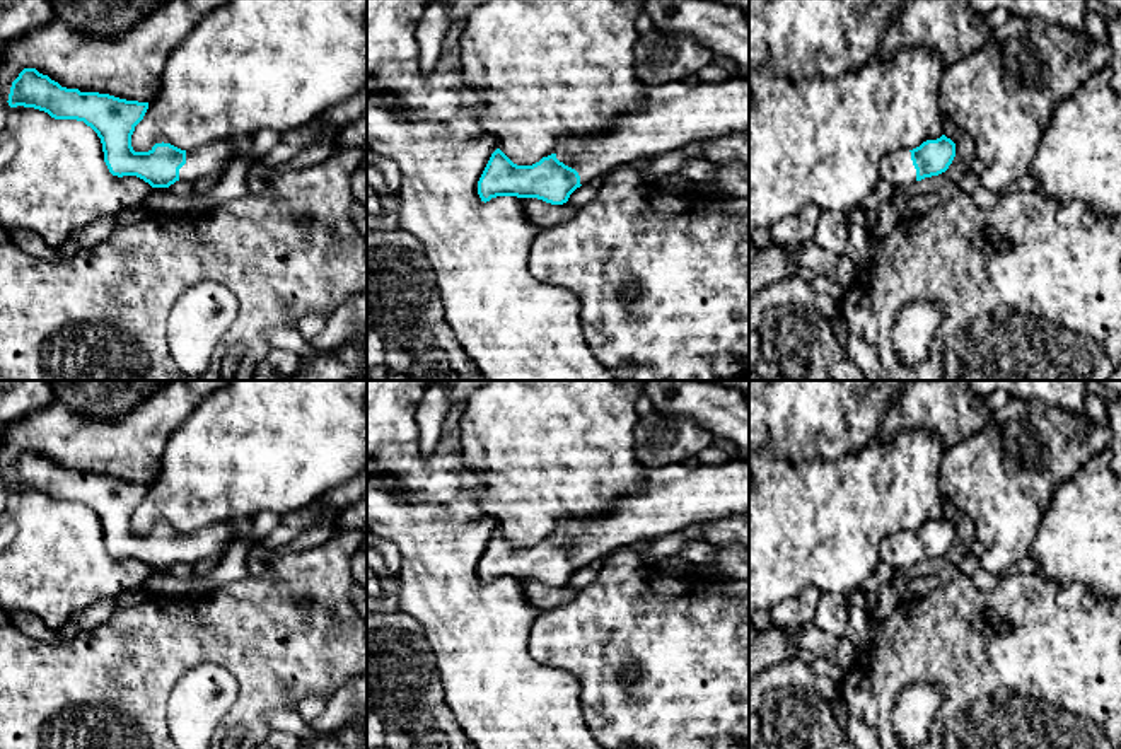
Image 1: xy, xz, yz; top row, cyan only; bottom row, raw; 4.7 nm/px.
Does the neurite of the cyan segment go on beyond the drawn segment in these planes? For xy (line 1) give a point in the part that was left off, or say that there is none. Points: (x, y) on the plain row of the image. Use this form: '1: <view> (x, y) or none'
1: xy (212, 543)

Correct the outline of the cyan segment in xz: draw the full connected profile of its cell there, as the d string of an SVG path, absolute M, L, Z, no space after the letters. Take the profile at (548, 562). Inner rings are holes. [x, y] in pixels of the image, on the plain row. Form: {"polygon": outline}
{"polygon": "M734 459L698 467L689 467L686 462L653 466L645 471L643 490L635 496L619 498L606 517L570 519L555 536L532 548L517 548L497 531L478 563L478 577L485 585L497 578L517 578L563 587L582 566L597 565L607 554L642 539L655 541L691 524L703 525L746 514L749 514L749 462Z"}

